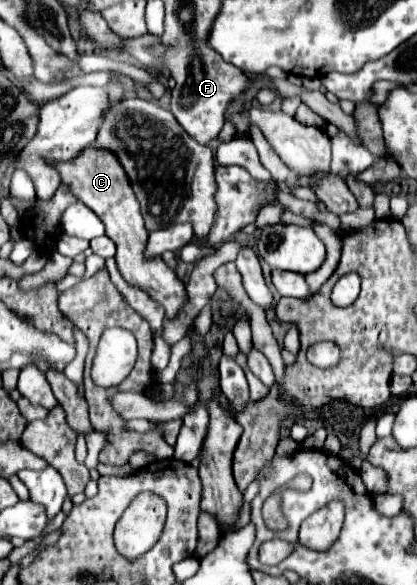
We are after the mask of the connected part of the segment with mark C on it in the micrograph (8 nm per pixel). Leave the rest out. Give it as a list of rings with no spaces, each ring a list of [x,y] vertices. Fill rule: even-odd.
[[[85,148],[79,156],[75,156],[69,162],[57,162],[53,164],[55,170],[61,176],[61,182],[77,196],[87,208],[91,208],[99,220],[105,224],[105,236],[109,236],[117,246],[117,268],[125,282],[133,288],[143,290],[151,300],[161,304],[165,308],[165,318],[175,320],[179,318],[181,308],[189,302],[185,284],[177,278],[177,274],[163,262],[161,256],[145,256],[147,248],[147,236],[143,216],[139,212],[139,202],[135,198],[135,192],[131,188],[129,176],[117,156],[111,150],[101,148]]]

